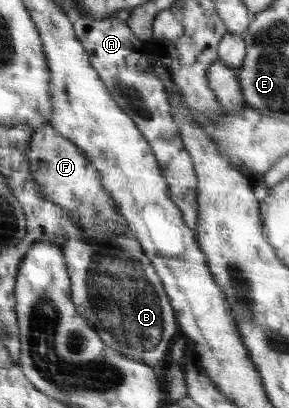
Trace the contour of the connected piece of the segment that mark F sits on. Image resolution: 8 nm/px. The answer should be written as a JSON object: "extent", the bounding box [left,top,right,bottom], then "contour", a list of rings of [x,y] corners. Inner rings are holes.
{"extent":[25,124,131,240],"contour":[[[49,124],[35,129],[33,136],[31,136],[31,146],[29,152],[25,154],[28,156],[29,168],[32,169],[33,179],[39,183],[39,188],[44,192],[46,200],[55,202],[59,207],[65,208],[69,219],[79,221],[81,228],[84,229],[85,235],[93,237],[97,240],[105,240],[117,235],[131,236],[127,220],[123,218],[123,214],[119,212],[119,208],[115,206],[112,200],[112,194],[107,192],[101,184],[100,172],[88,157],[85,156],[84,150],[78,145],[73,144],[67,137],[61,136]]]}

